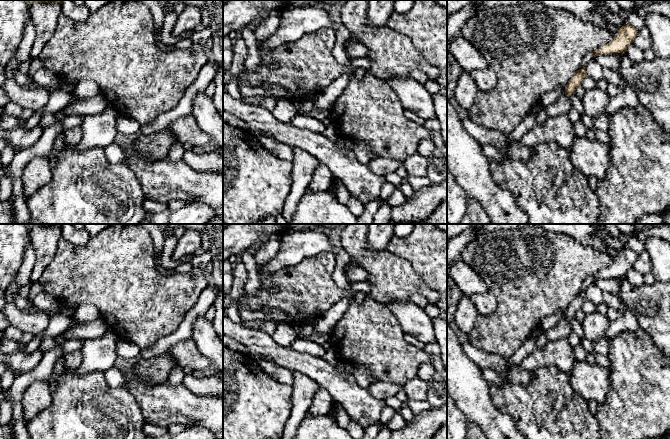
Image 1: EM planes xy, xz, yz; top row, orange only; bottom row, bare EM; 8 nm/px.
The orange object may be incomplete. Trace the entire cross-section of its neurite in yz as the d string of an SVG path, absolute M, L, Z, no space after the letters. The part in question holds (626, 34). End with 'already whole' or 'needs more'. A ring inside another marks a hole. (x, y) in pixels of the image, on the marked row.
M625 23L620 29L618 29L617 35L611 39L611 41L605 44L601 49L595 49L594 58L601 53L603 54L617 54L626 52L627 47L633 43L638 30L628 23Z; already whole

